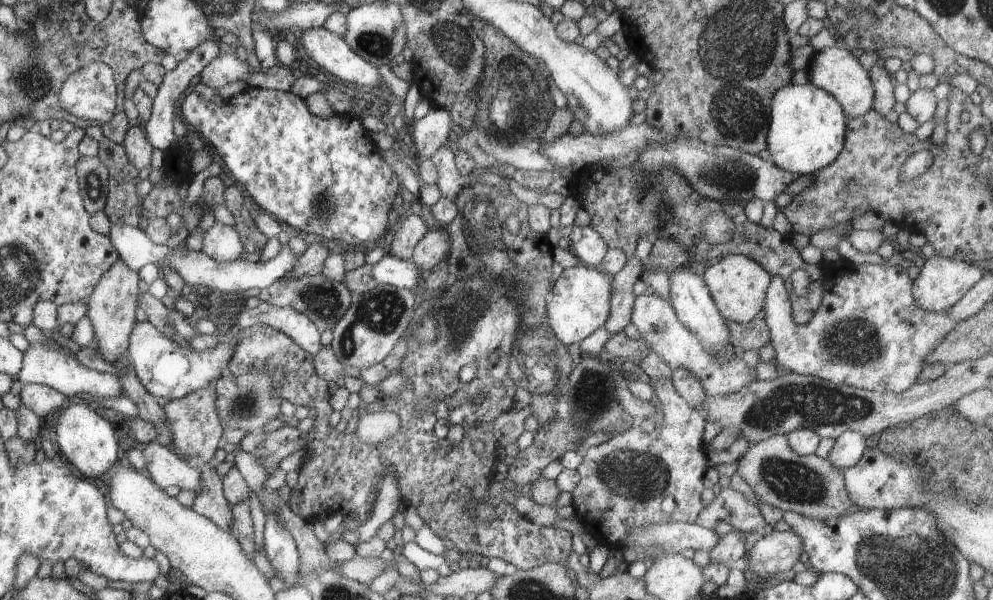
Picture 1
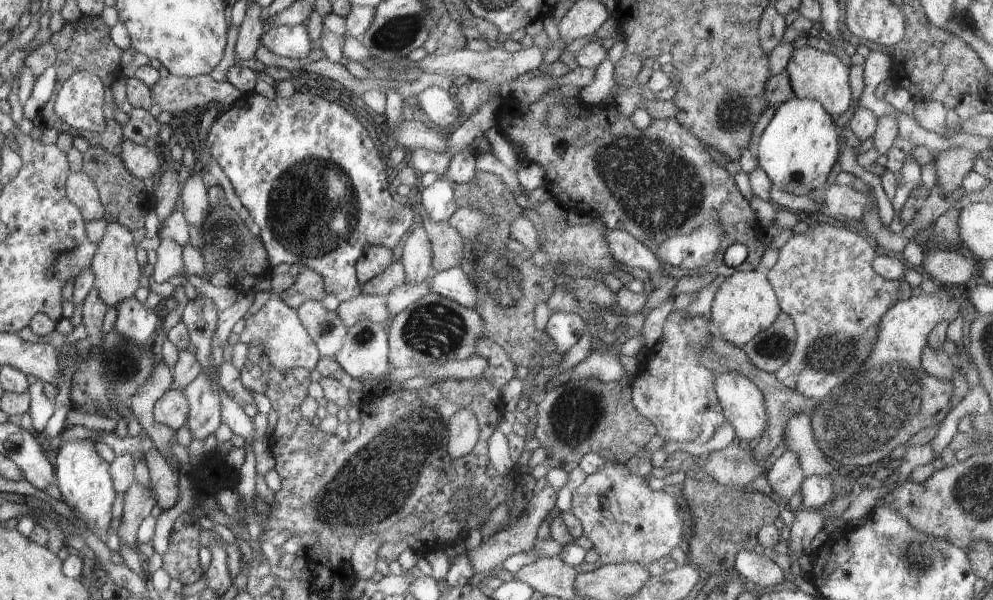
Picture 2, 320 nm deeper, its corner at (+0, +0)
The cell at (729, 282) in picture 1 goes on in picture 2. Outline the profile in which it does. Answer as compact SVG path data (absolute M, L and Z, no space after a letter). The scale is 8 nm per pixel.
M765 271L732 272L718 289L711 306L713 333L742 349L759 332L769 329L780 311L778 297Z

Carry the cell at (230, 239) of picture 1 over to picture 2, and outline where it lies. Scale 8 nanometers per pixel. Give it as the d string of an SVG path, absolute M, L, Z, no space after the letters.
M200 169L186 178L180 198L182 198L182 212L188 224L201 226L204 222L211 207L207 194Z

